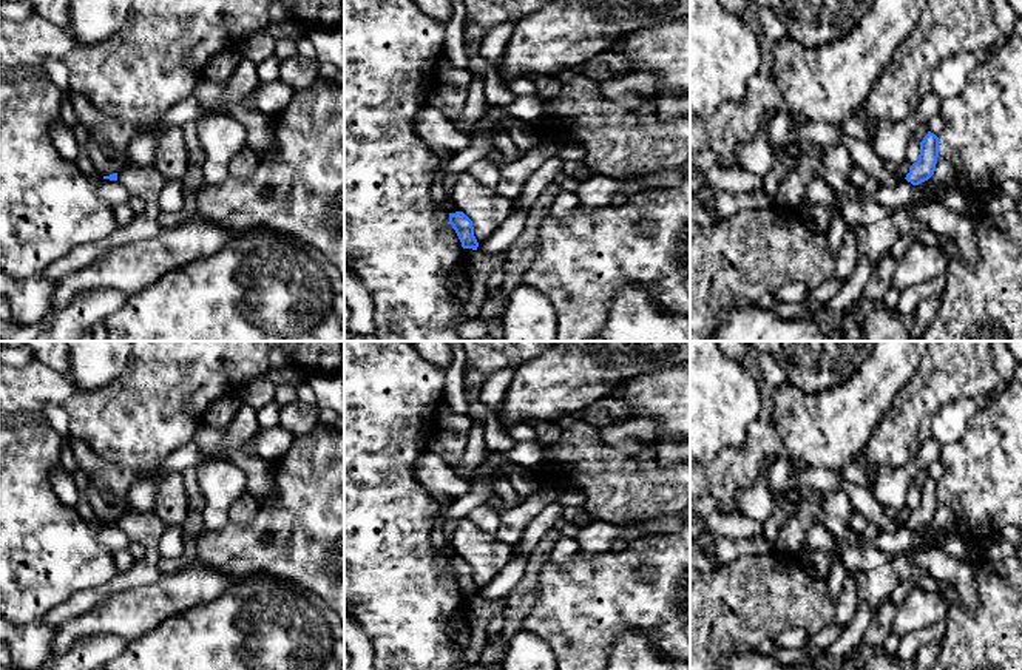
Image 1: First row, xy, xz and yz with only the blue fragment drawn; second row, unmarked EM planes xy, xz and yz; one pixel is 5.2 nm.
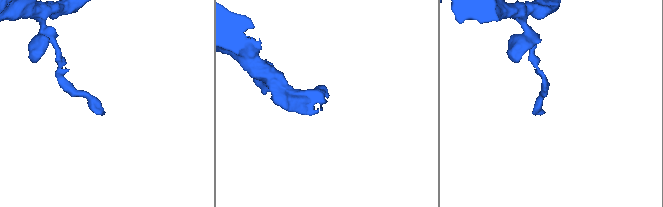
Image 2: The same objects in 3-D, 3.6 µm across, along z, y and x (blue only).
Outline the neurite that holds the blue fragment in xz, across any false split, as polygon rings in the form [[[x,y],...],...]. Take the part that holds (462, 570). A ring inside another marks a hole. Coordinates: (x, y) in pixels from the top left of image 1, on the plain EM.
[[[463,557],[449,559],[449,570],[455,576],[463,594],[477,596],[479,588],[474,582],[472,567]]]

